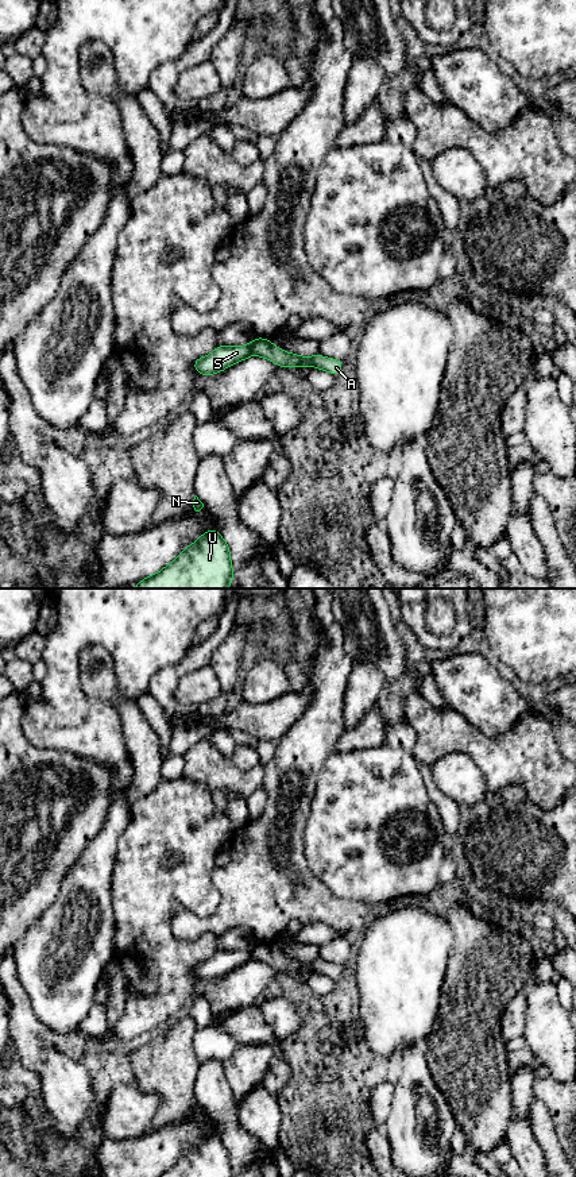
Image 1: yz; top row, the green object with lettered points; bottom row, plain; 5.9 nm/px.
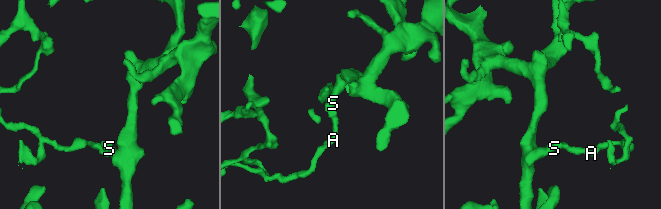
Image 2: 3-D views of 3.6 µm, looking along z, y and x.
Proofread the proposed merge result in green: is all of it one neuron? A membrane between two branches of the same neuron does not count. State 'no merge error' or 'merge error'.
merge error

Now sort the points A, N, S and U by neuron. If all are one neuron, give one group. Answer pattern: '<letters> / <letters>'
A / N S U

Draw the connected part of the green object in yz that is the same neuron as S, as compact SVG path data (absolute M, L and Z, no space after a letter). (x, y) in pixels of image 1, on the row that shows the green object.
M252 343L237 347L216 346L214 351L193 362L198 375L217 374L252 355Z

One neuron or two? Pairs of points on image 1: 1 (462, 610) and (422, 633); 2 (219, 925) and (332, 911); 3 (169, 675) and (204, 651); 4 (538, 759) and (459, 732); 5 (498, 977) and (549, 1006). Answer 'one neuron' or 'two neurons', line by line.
1: one neuron
2: one neuron
3: one neuron
4: one neuron
5: two neurons

